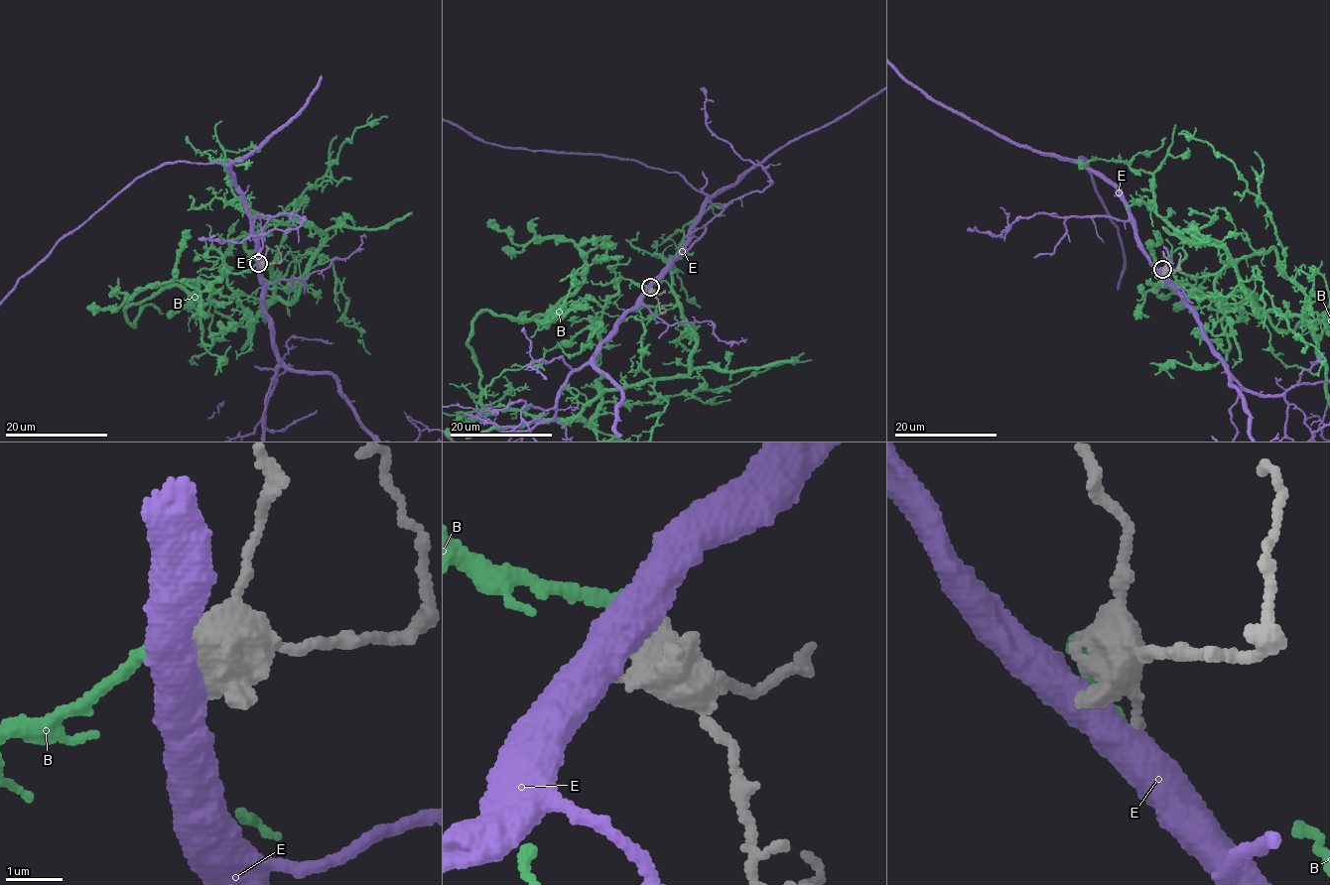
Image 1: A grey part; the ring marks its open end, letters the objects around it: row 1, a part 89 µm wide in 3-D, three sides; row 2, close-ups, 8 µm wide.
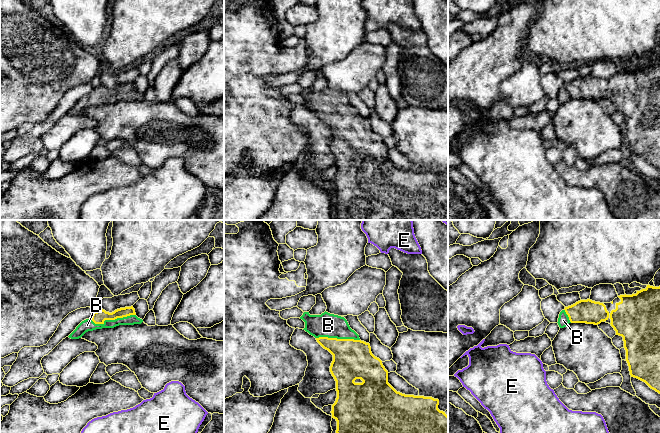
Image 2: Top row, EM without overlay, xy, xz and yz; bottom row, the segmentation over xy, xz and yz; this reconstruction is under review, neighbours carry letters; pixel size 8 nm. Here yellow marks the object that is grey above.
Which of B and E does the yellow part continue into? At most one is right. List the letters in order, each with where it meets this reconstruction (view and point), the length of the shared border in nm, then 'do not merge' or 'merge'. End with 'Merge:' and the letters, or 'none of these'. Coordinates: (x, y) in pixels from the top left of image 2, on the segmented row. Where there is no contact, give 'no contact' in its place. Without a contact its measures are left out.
B: xy (112, 319) | 360 nm | merge
E: no contact | do not merge
Merge: B

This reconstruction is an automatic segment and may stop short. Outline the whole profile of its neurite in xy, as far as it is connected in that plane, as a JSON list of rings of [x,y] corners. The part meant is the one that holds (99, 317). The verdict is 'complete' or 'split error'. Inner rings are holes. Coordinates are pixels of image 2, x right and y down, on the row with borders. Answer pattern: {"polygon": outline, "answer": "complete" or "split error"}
{"polygon": [[[133,306],[120,308],[112,313],[101,309],[94,312],[91,318],[82,321],[68,337],[79,339],[88,331],[114,328],[119,325],[141,324],[142,322],[143,320],[136,316]]], "answer": "split error"}

